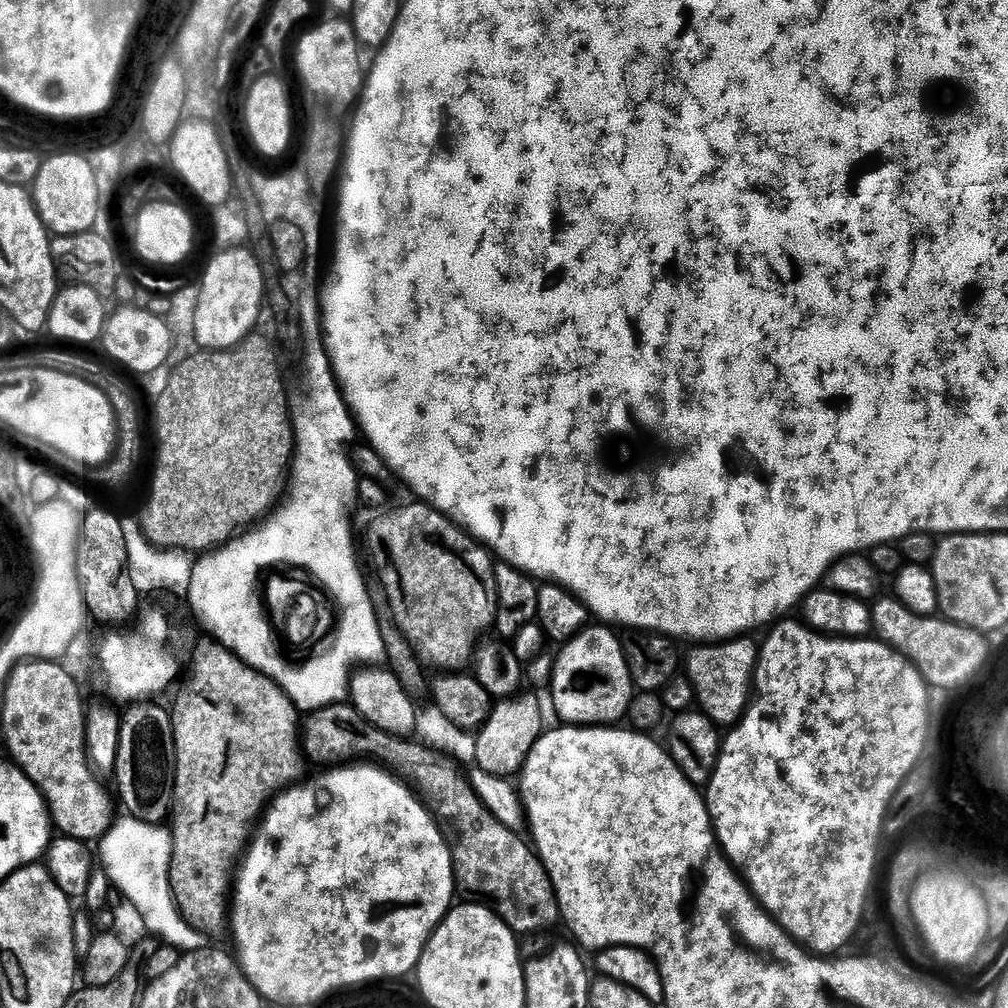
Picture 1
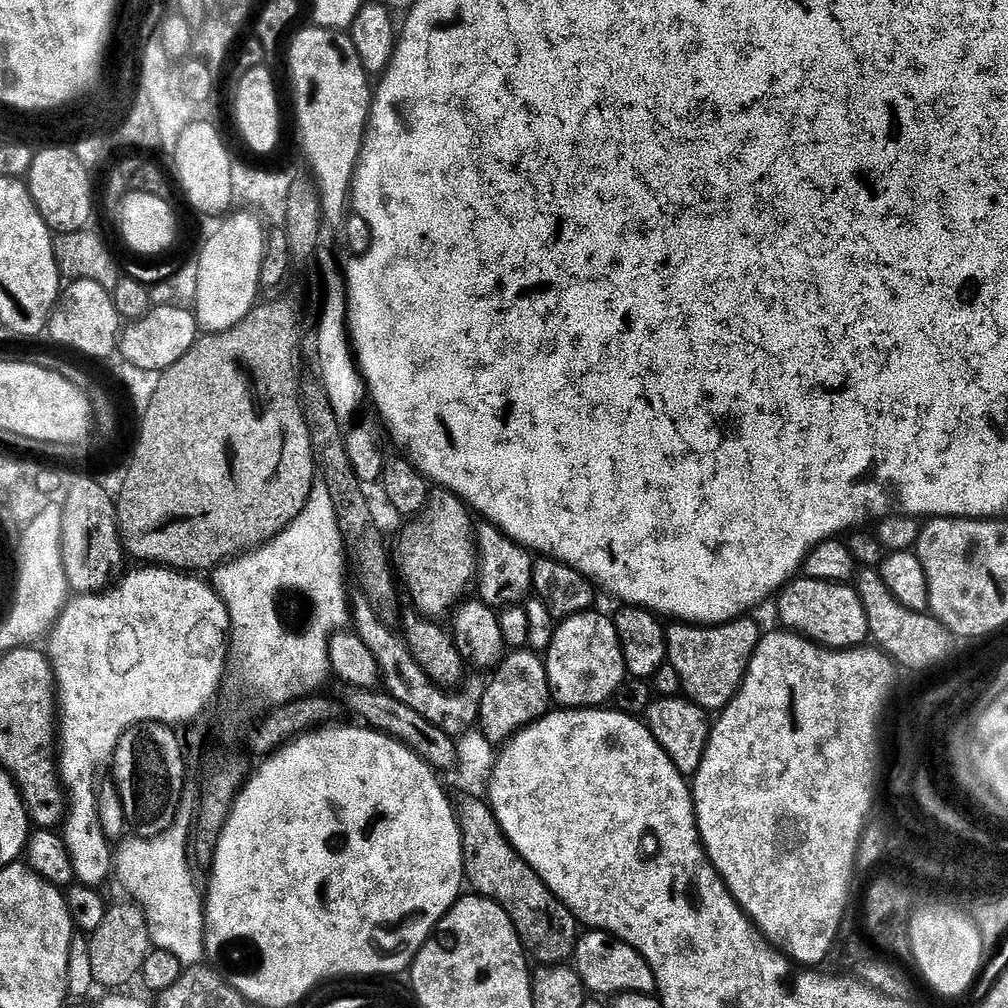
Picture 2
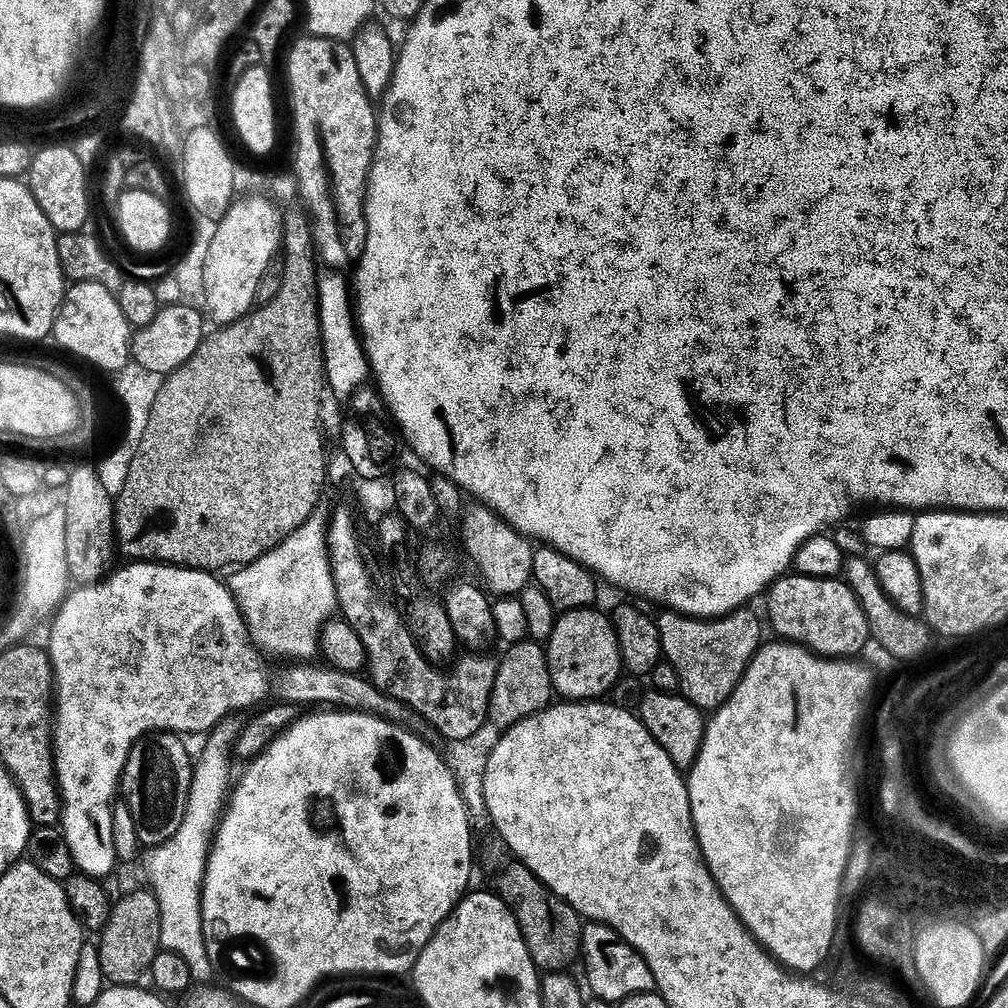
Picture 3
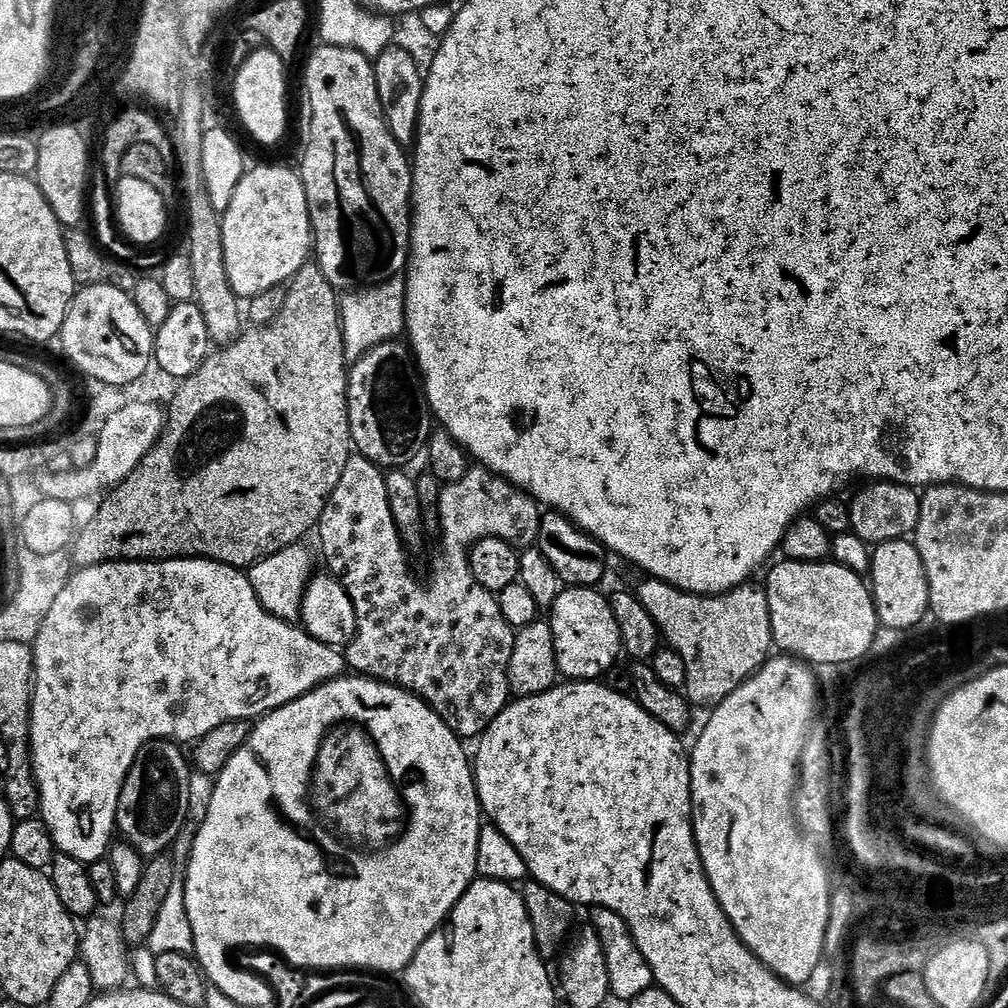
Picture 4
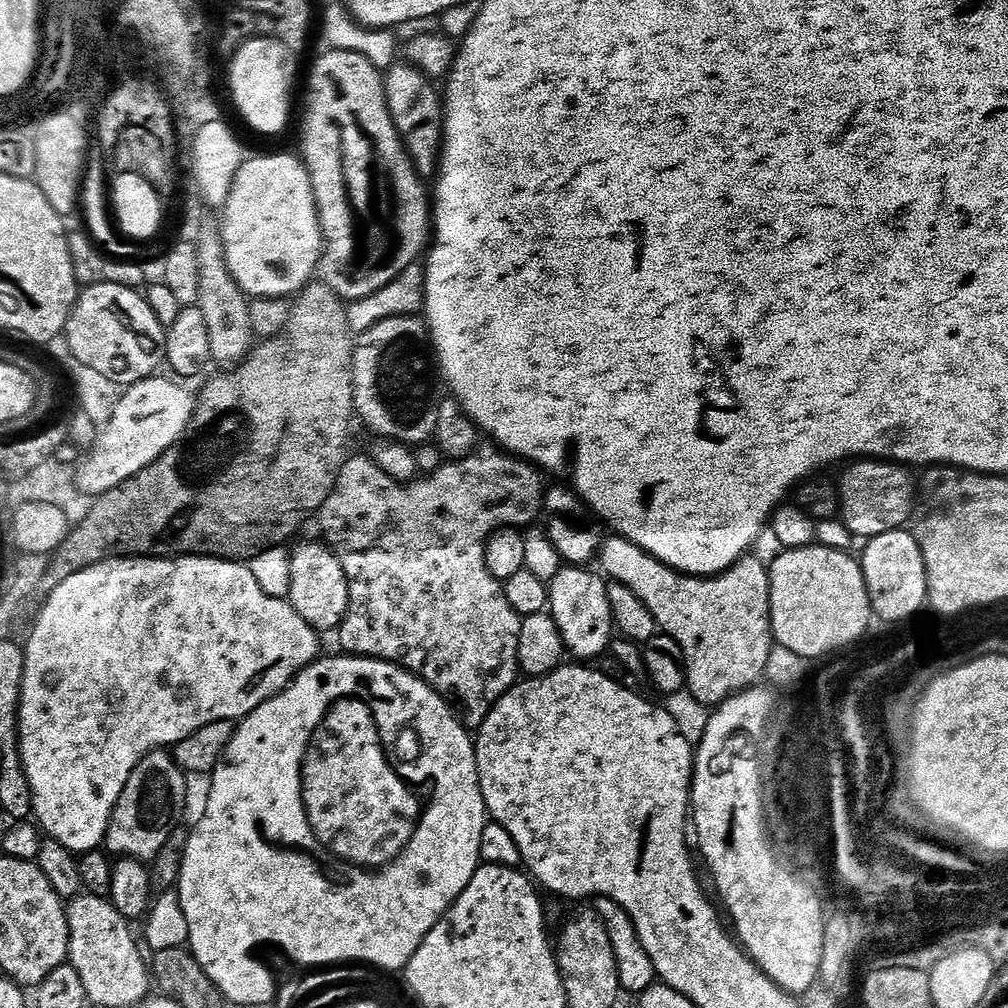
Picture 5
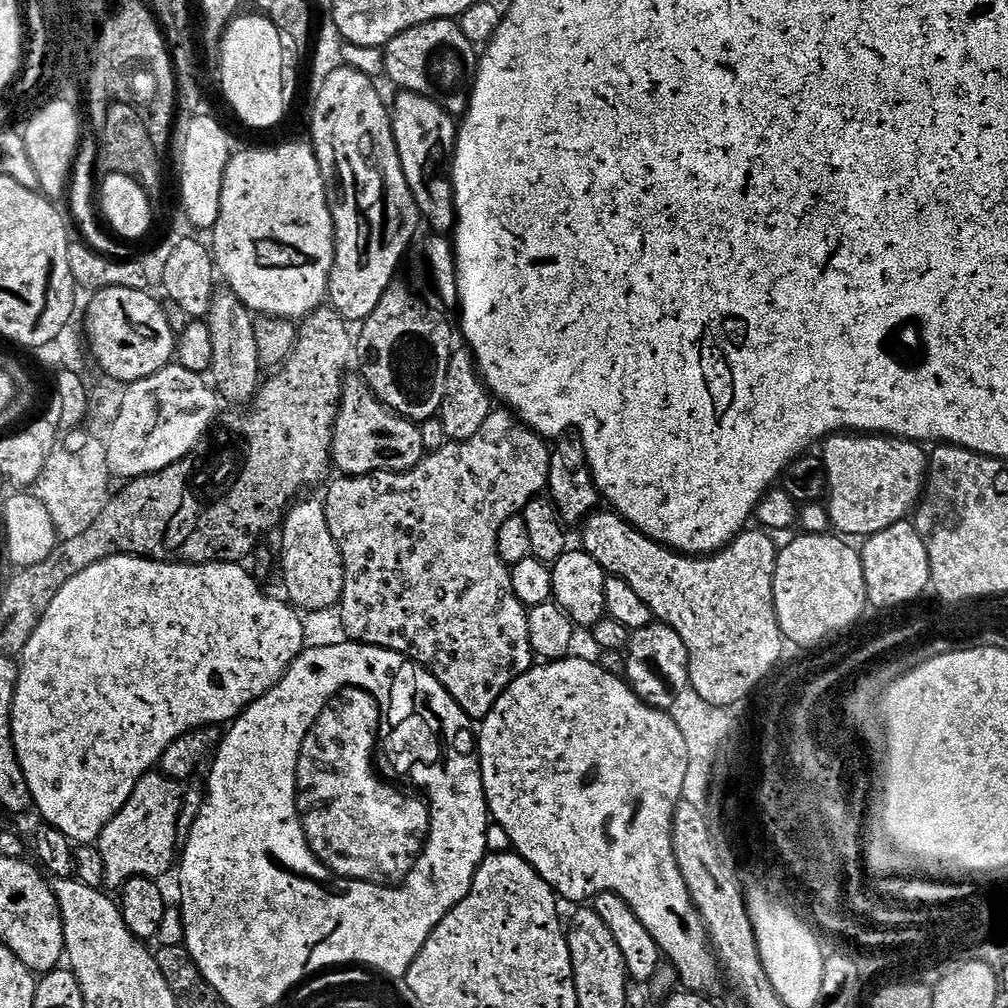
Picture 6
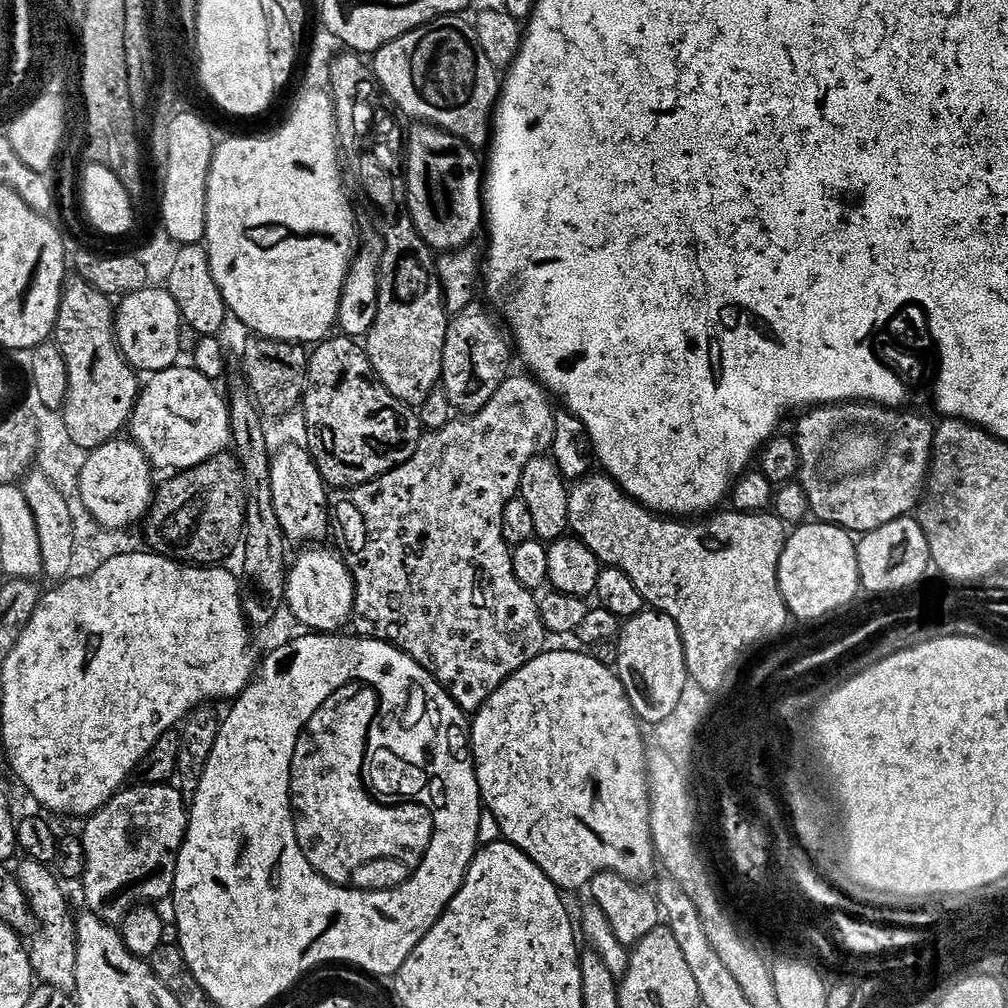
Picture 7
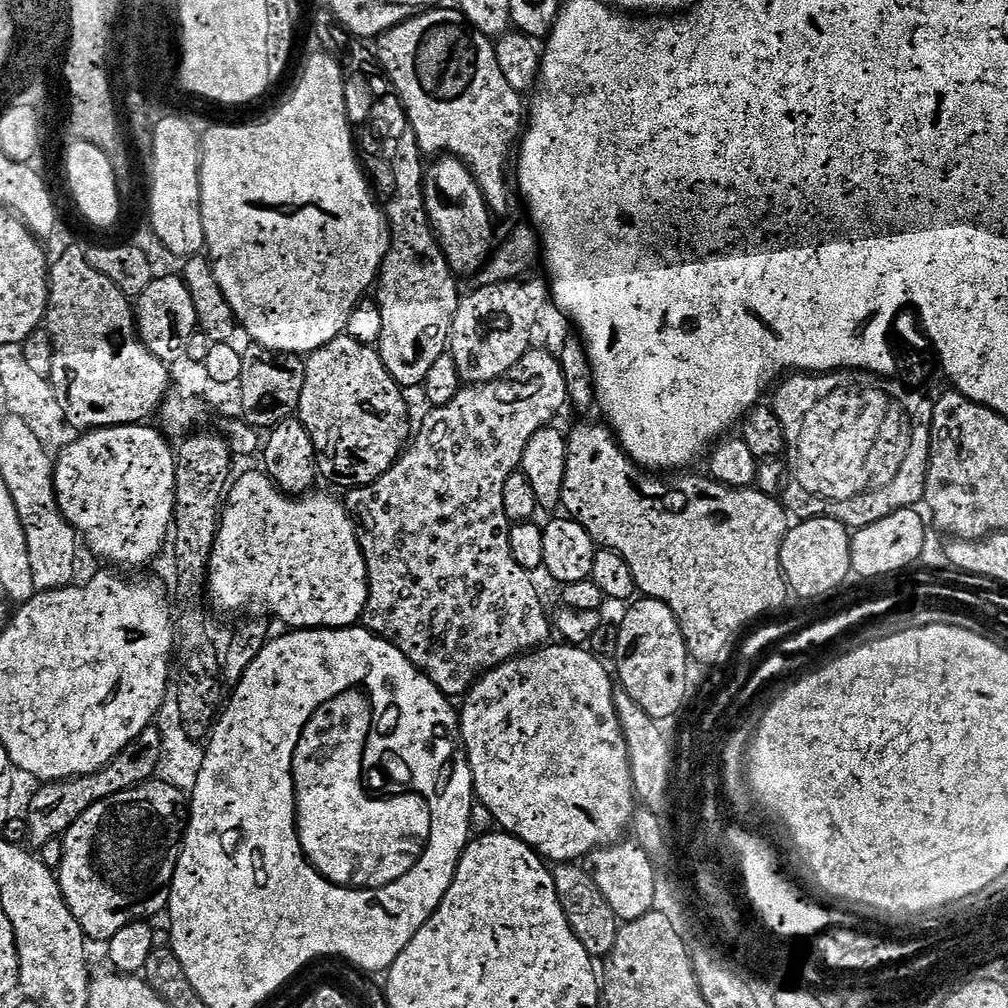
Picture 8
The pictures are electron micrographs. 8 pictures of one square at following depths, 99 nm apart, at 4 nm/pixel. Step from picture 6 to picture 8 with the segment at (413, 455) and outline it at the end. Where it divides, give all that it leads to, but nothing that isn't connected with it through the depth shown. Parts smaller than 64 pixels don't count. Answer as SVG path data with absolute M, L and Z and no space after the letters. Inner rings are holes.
M342 334L338 338L334 338L326 346L322 346L318 350L307 353L304 360L305 366L305 385L302 386L301 402L298 409L298 419L304 425L304 429L310 434L310 438L314 442L314 450L316 451L316 466L321 477L324 476L332 484L337 484L343 490L351 490L354 488L365 488L367 484L373 484L378 478L382 478L382 474L386 474L393 468L400 459L406 445L410 440L410 432L408 436L408 404L404 401L405 393L397 384L396 380L387 372L386 366L383 365L382 358L379 356L377 349L371 344L363 344L355 341L354 338Z

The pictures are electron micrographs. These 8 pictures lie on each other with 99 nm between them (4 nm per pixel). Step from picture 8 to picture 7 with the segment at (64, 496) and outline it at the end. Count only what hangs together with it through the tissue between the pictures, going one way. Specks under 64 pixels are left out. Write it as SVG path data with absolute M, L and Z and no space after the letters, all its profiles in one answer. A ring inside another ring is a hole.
M117 438L100 448L93 448L88 453L86 466L82 466L80 475L80 500L85 504L85 510L95 518L102 528L131 529L140 519L149 515L154 504L154 488L152 492L152 474L154 468L149 463L143 450L128 438Z

